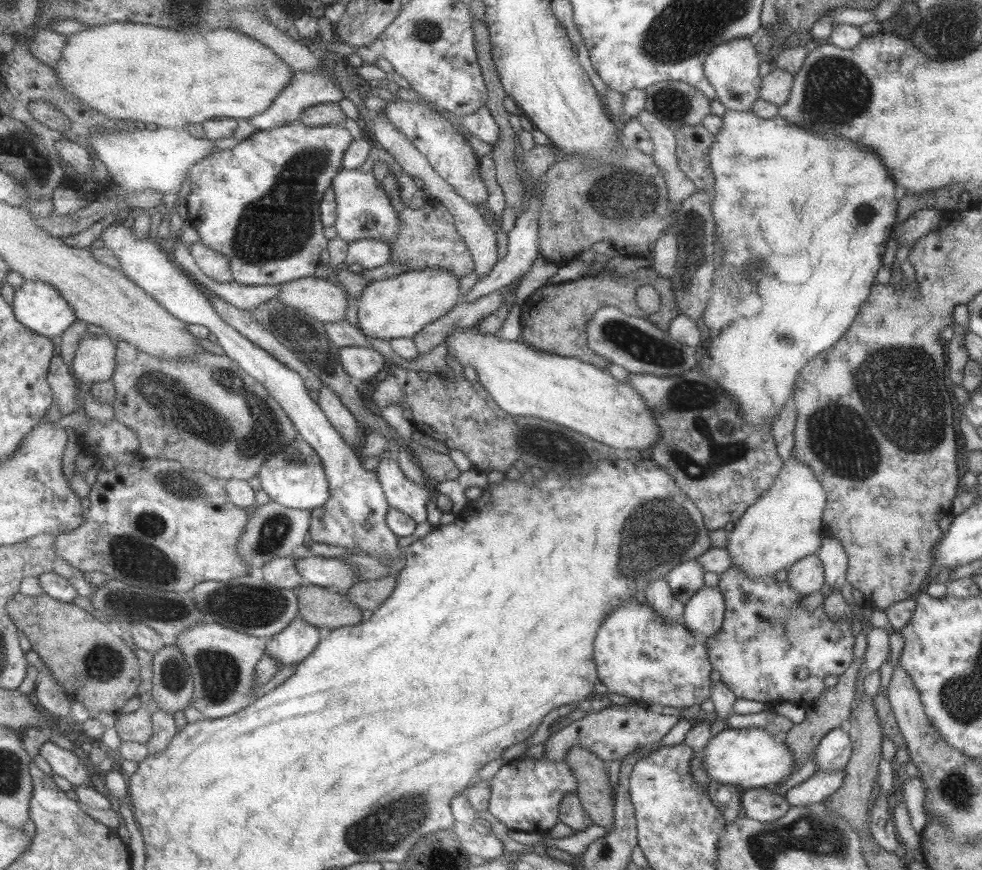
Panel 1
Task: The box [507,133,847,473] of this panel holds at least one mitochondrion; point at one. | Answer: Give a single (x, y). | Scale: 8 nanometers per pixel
(628, 194)

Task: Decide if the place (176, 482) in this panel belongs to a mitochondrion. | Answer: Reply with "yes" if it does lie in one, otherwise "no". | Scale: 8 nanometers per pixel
yes

